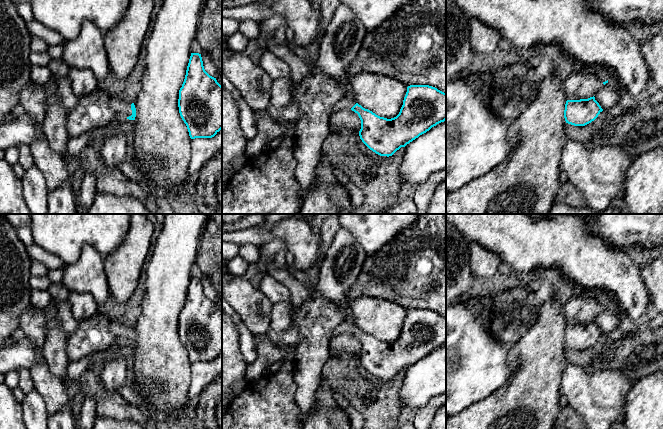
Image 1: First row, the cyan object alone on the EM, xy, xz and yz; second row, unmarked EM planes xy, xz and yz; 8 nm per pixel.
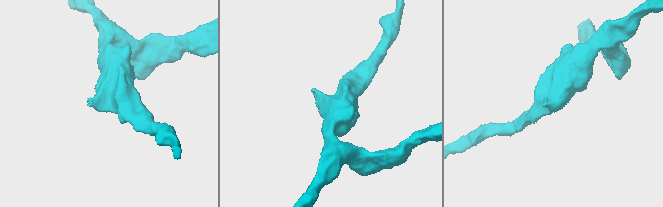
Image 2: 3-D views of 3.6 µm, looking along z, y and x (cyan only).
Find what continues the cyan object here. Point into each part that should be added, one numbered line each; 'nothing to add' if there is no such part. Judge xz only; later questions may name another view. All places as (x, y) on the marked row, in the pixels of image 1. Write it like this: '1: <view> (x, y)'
1: xz (346, 102)

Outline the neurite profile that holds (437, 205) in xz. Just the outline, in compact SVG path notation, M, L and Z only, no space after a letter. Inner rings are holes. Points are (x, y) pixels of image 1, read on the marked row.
M446 179L436 187L426 214L446 214Z

